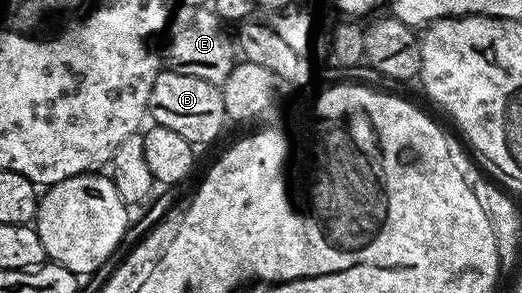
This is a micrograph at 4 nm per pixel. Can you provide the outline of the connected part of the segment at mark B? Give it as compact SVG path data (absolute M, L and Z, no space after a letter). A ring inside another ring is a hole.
M177 70L163 71L154 83L154 94L152 97L152 120L159 128L176 130L180 138L184 138L188 143L195 146L210 144L228 125L226 114L226 99L222 97L222 88L219 85L208 82L204 78L192 78L192 74L180 74Z

